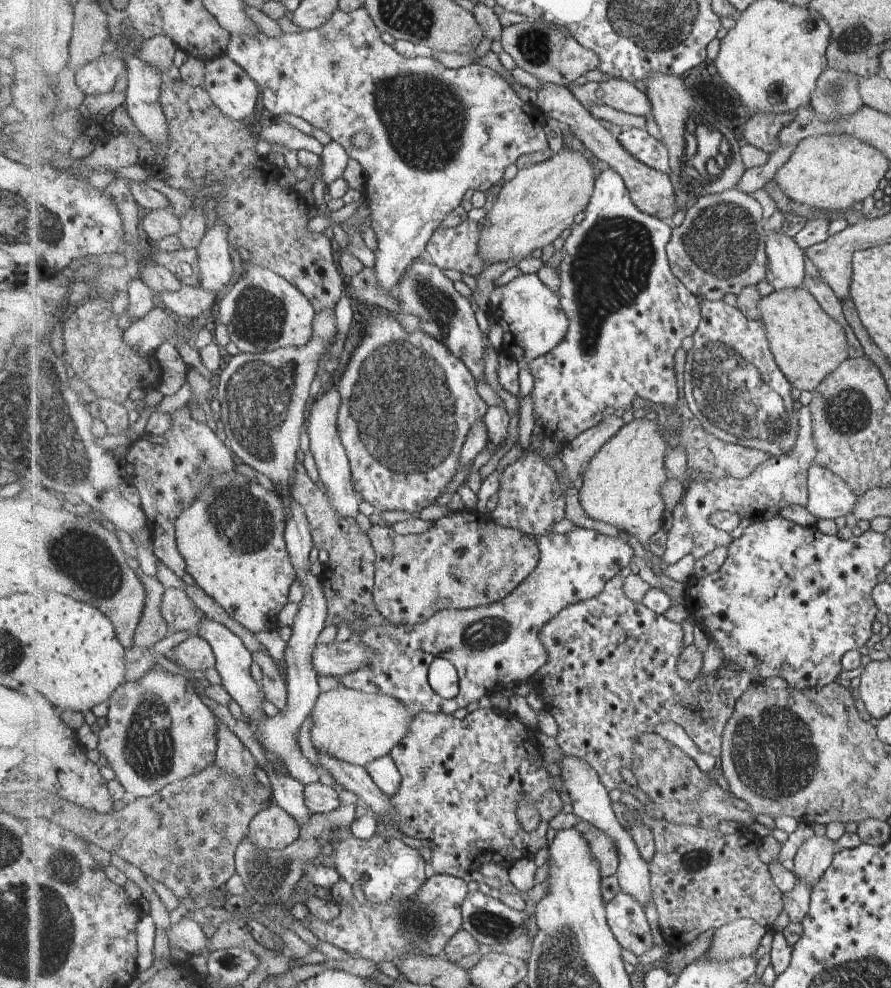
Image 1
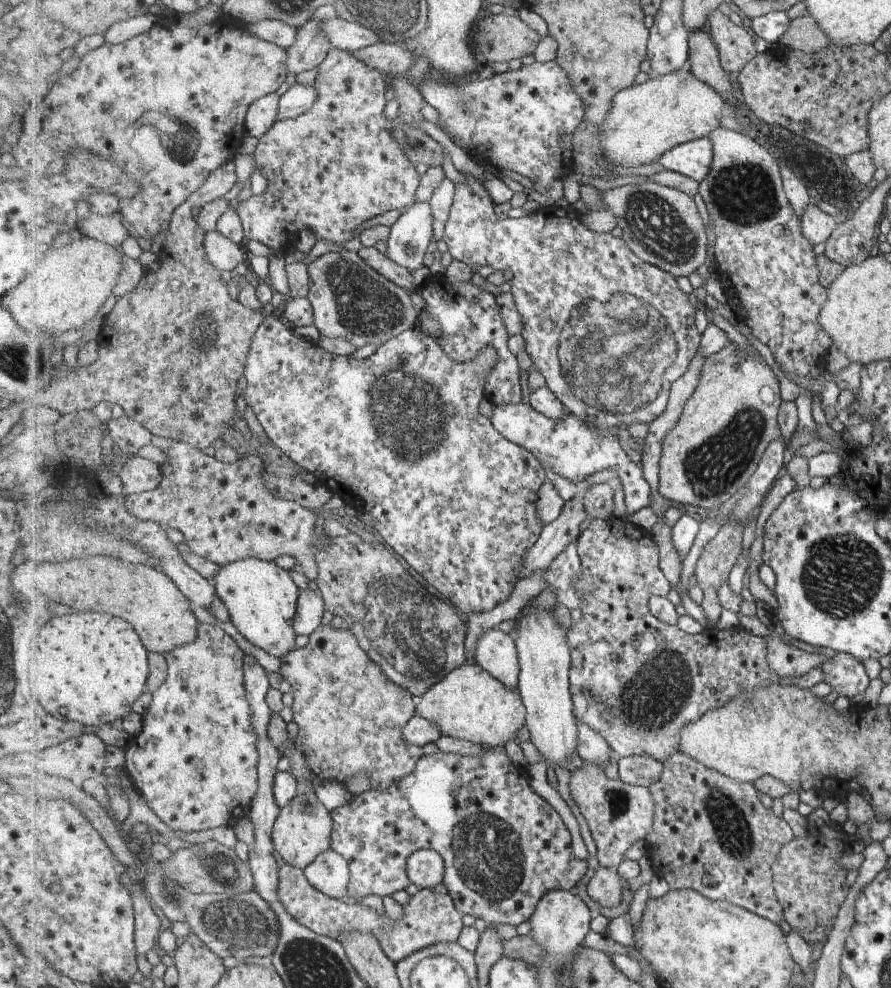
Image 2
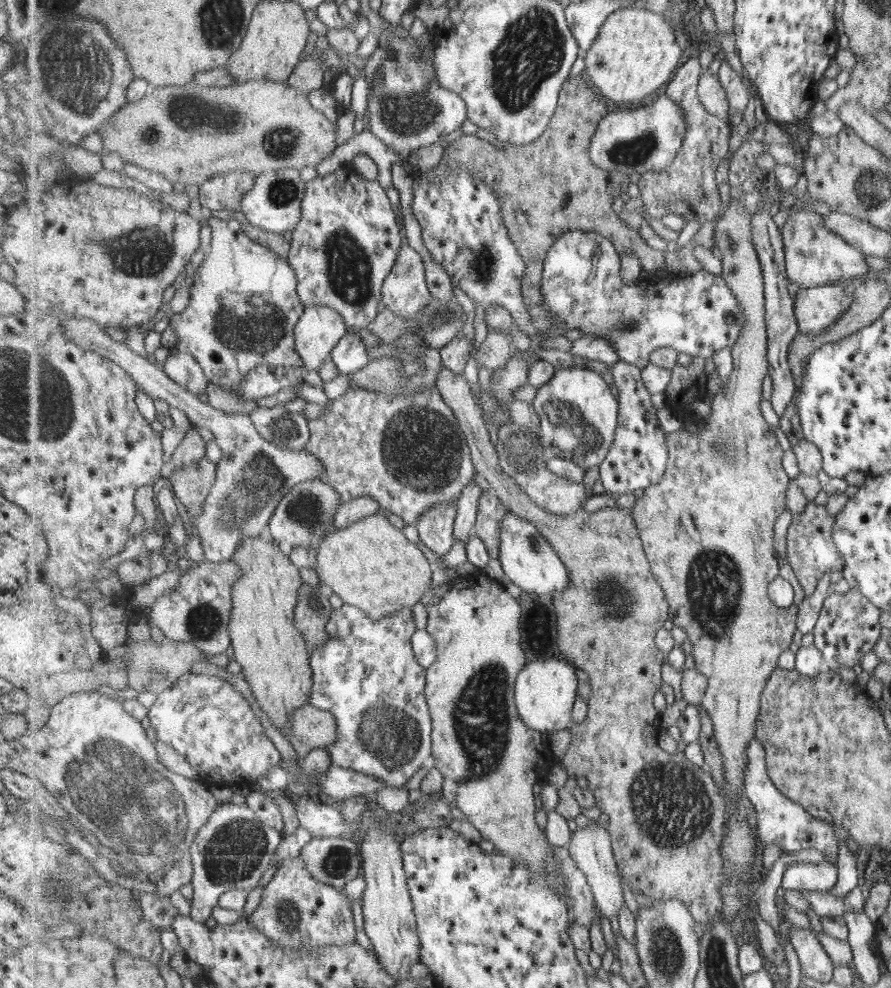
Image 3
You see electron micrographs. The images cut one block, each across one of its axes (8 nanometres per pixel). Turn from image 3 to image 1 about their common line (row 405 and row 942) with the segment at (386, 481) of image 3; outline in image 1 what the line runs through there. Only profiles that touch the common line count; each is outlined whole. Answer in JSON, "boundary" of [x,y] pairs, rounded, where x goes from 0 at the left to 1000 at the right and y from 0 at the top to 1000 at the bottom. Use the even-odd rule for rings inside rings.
{"boundary":[[[490,883],[467,907],[457,912],[424,915],[412,911],[405,915],[396,909],[393,915],[383,916],[379,928],[361,933],[347,925],[340,937],[356,950],[374,955],[401,971],[413,971],[421,976],[447,974],[461,964],[497,968],[504,951],[519,940],[519,916],[527,904],[522,891]]]}

